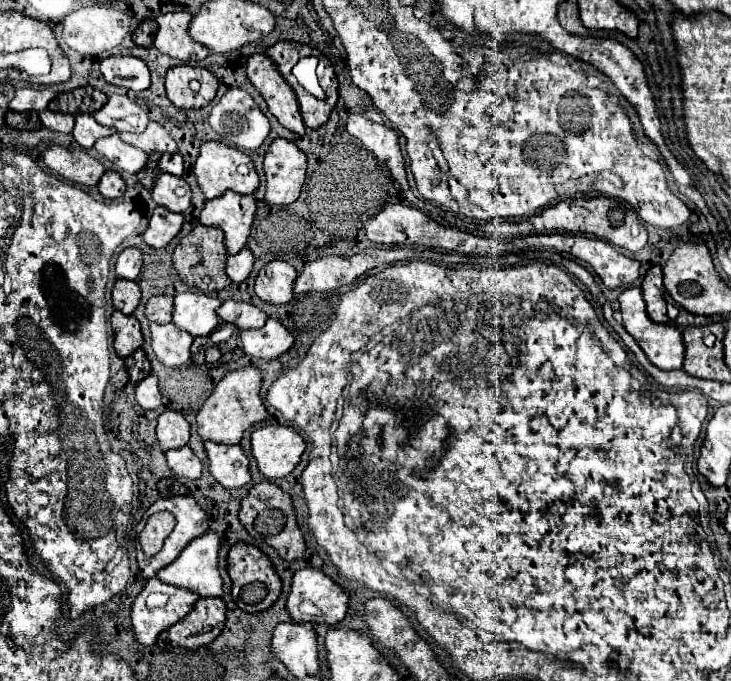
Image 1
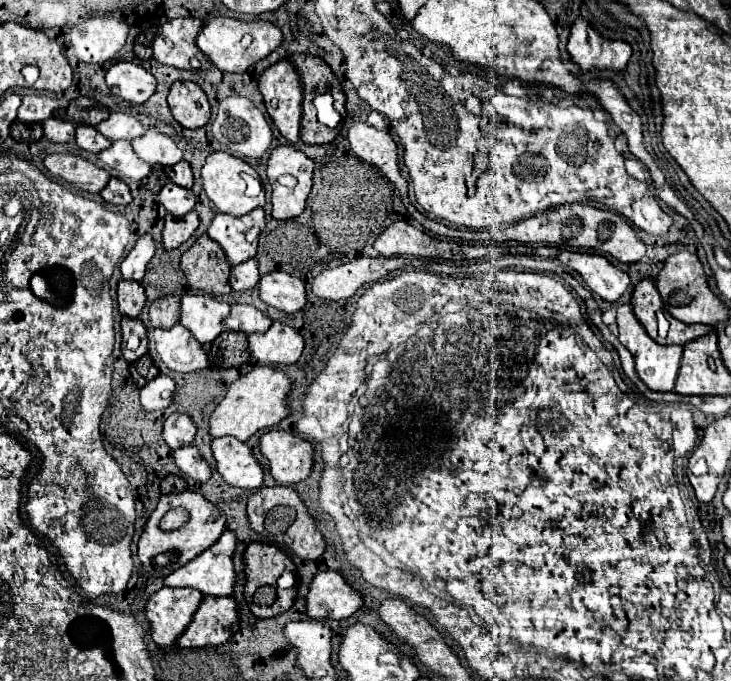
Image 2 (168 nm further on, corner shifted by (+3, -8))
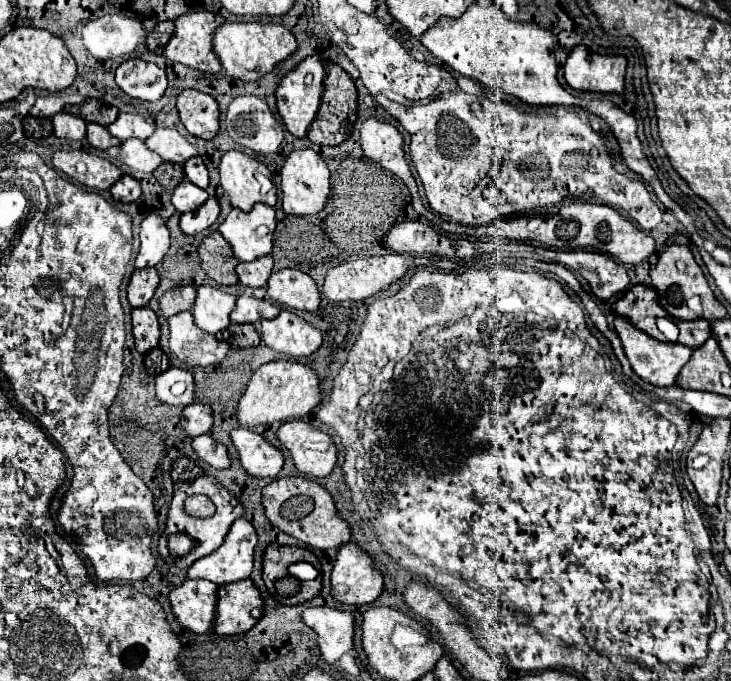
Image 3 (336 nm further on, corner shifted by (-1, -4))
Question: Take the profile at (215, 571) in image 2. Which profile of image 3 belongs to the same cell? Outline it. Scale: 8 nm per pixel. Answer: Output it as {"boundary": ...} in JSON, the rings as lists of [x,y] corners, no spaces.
{"boundary":[[[237,518],[225,542],[205,558],[199,558],[187,568],[187,578],[205,578],[217,586],[247,580],[253,570],[253,548],[257,534],[251,522]]]}

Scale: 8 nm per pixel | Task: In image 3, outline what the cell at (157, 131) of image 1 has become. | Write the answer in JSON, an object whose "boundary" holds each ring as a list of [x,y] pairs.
{"boundary":[[[157,128],[145,140],[145,146],[157,152],[165,162],[177,162],[177,164],[183,164],[197,154],[193,146],[177,130],[171,128]]]}

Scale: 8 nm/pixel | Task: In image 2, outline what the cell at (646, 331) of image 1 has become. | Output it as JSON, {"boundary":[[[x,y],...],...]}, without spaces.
{"boundary":[[[623,304],[617,308],[617,326],[619,326],[619,342],[633,354],[635,360],[635,370],[641,382],[649,390],[657,392],[671,392],[675,388],[675,378],[681,366],[681,356],[683,356],[683,346],[661,346],[649,334],[643,330],[643,326],[637,322],[633,316],[631,304]]]}

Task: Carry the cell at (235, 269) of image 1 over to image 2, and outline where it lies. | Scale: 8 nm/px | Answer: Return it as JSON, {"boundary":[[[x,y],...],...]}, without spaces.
{"boundary":[[[247,260],[243,264],[233,266],[229,284],[233,290],[251,290],[259,282],[259,270],[257,270],[257,260]]]}

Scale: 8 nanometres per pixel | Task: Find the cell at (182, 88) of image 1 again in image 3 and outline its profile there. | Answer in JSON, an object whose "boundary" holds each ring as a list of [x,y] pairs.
{"boundary":[[[183,90],[177,96],[179,118],[189,134],[199,138],[213,138],[219,130],[219,108],[215,98],[199,90]]]}

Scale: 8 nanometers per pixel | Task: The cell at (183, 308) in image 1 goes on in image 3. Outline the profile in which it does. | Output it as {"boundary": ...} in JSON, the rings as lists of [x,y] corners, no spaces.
{"boundary":[[[199,286],[195,306],[191,310],[195,324],[207,334],[217,334],[229,328],[229,314],[235,308],[235,296],[221,292],[215,286]]]}

